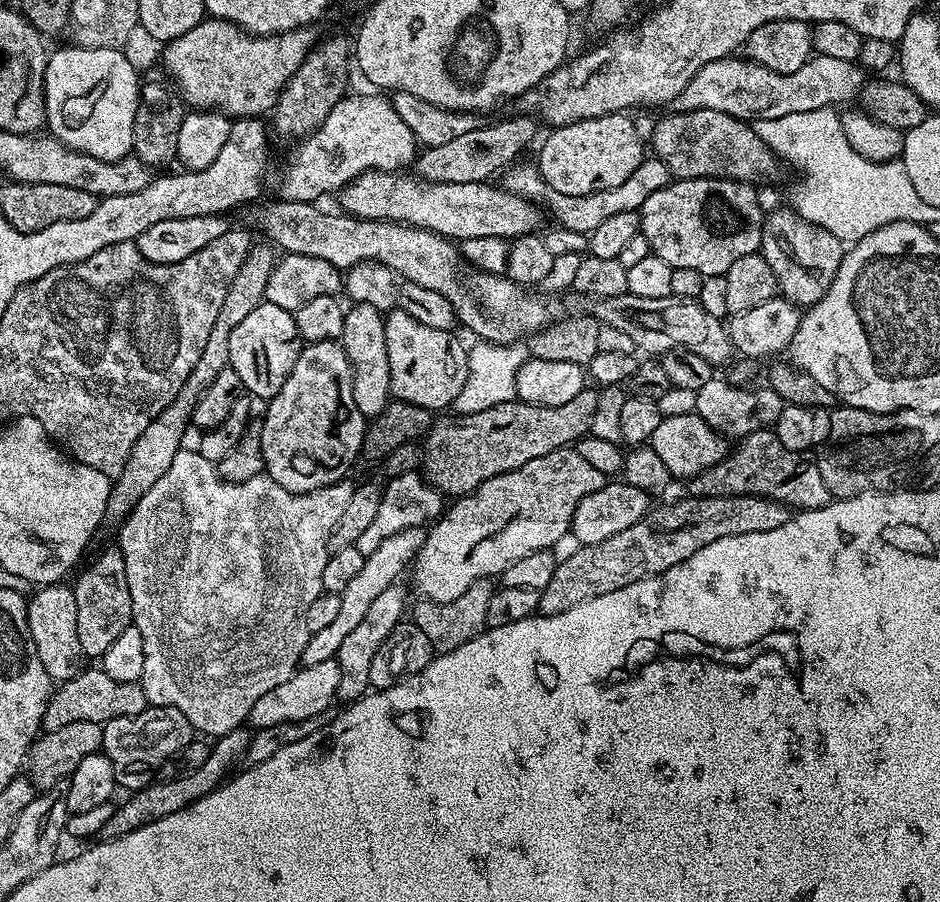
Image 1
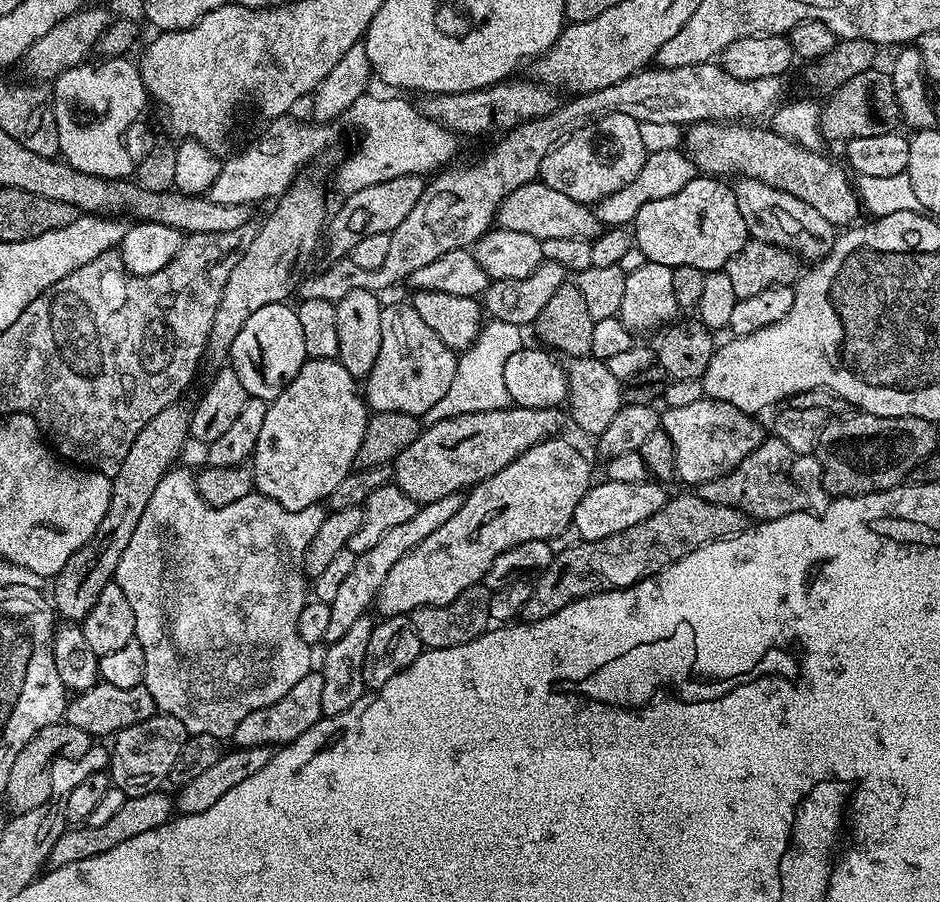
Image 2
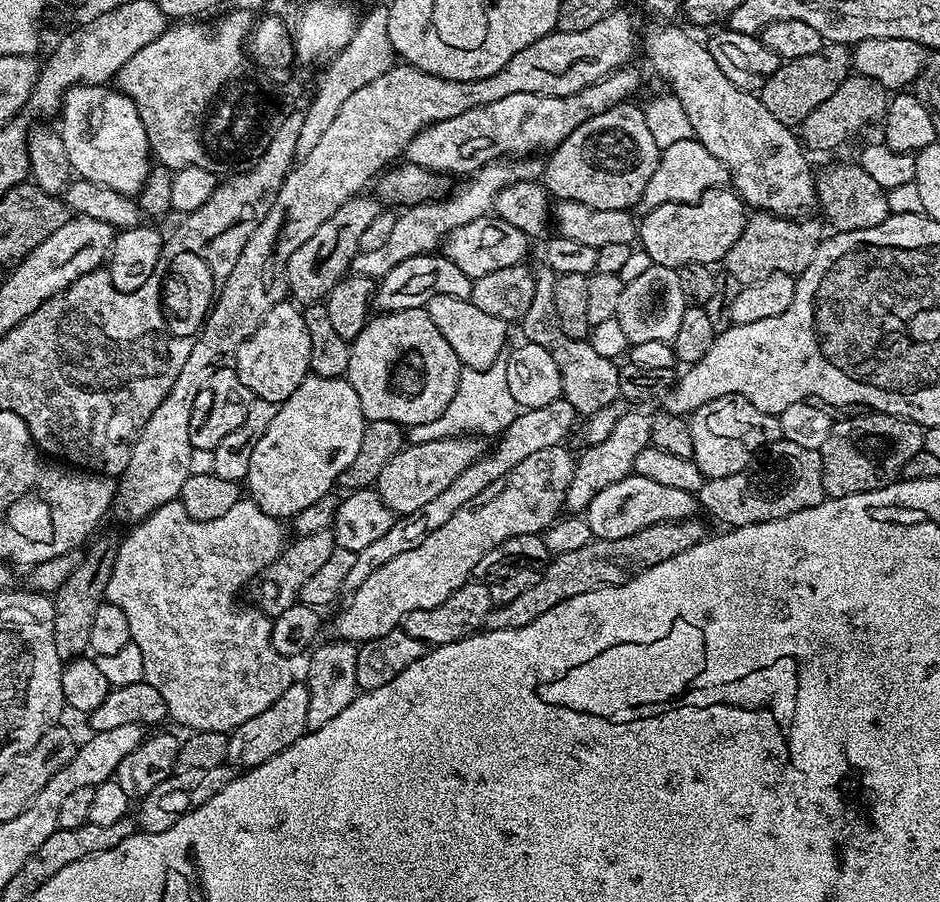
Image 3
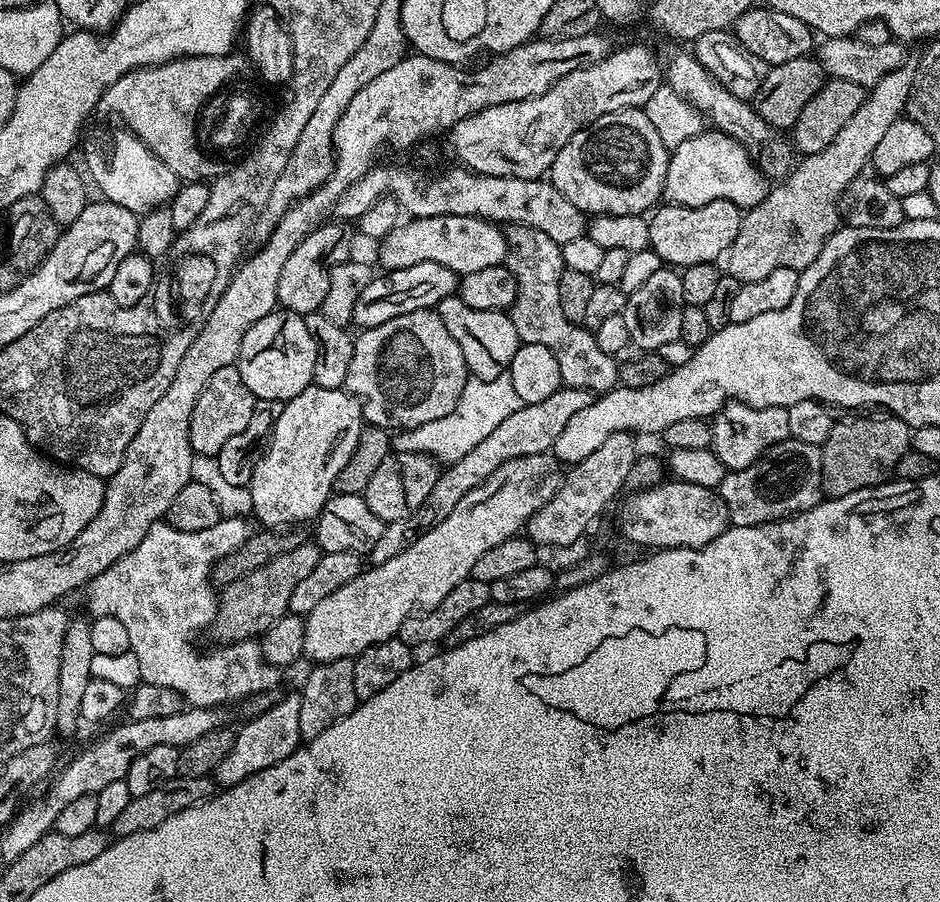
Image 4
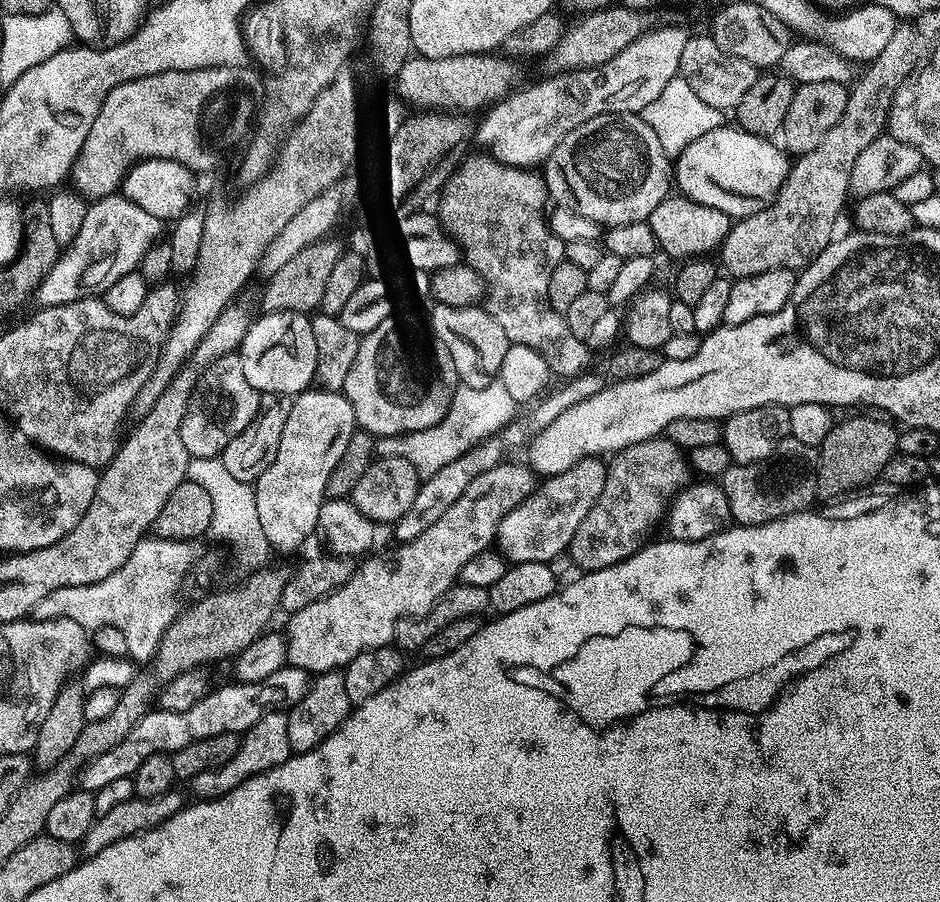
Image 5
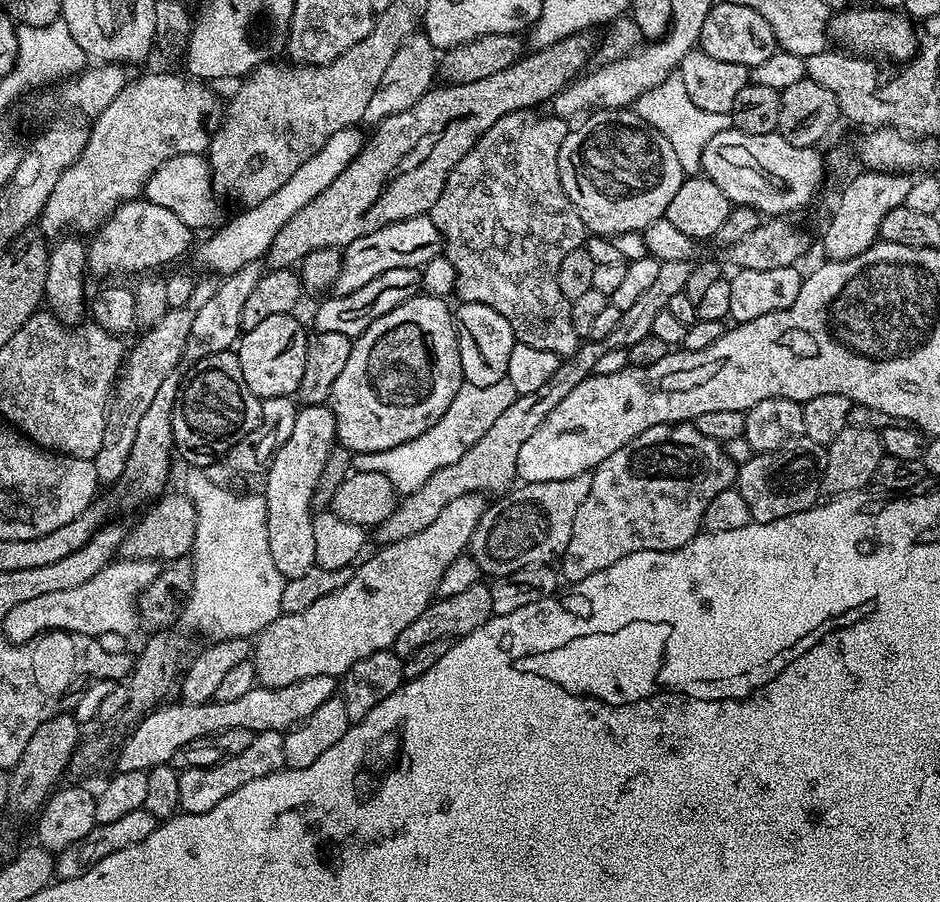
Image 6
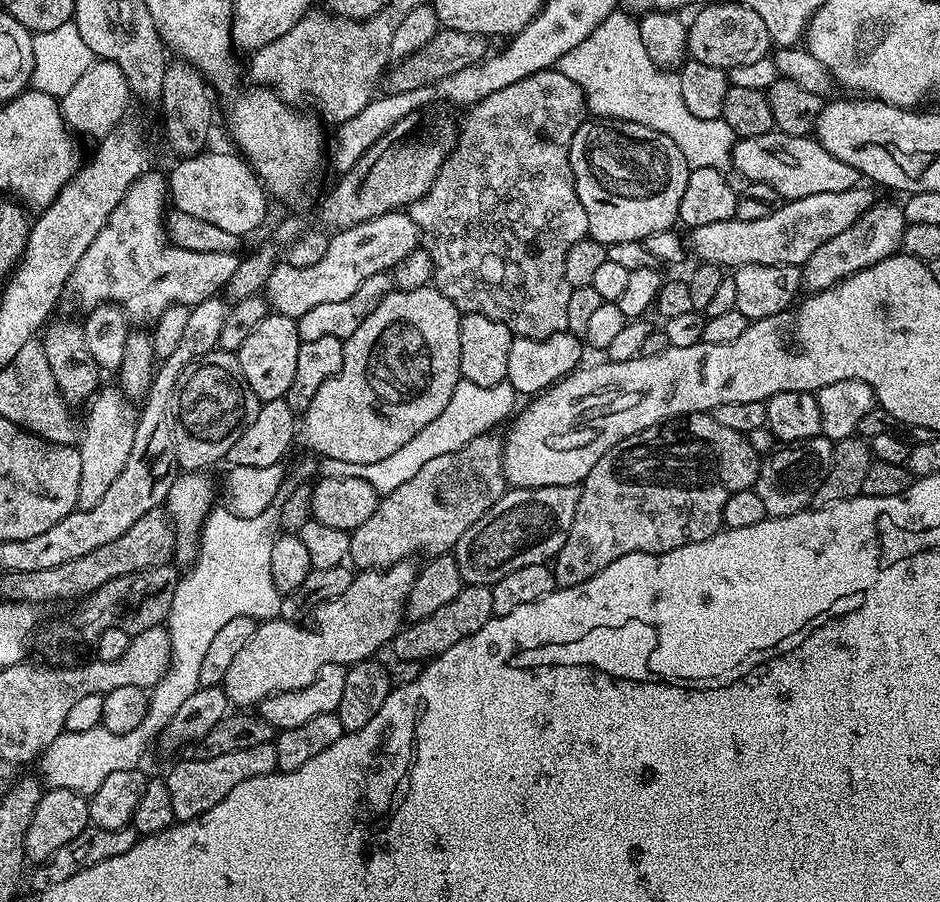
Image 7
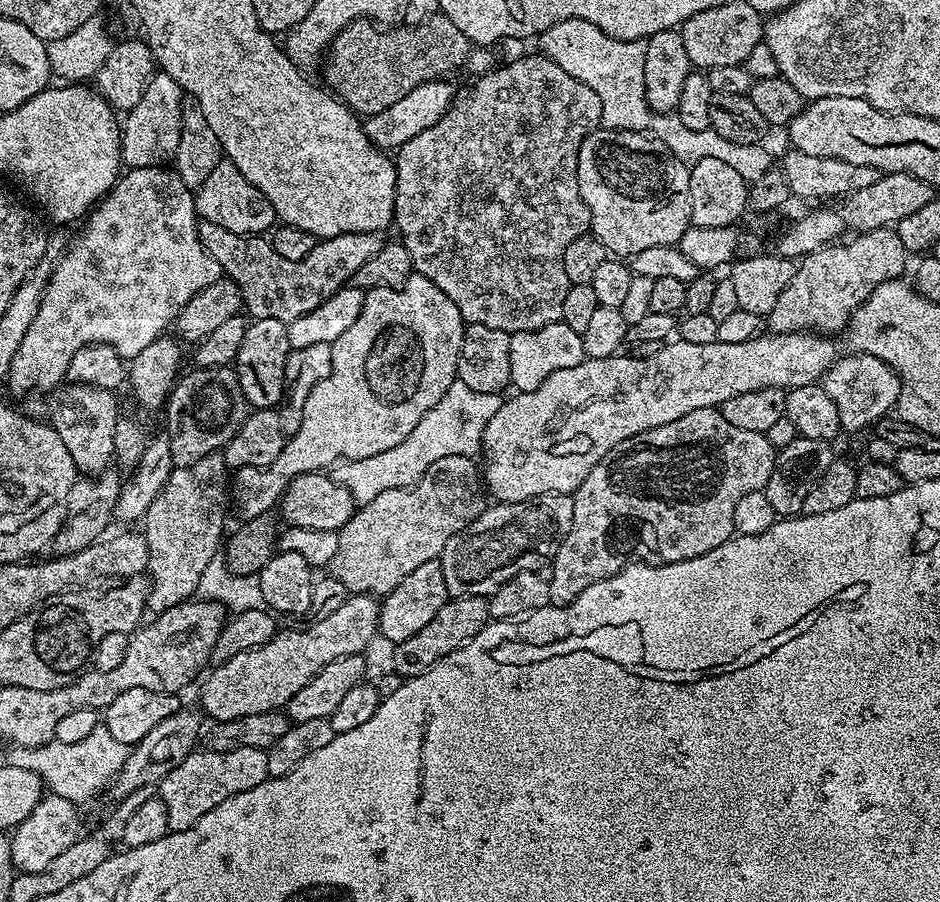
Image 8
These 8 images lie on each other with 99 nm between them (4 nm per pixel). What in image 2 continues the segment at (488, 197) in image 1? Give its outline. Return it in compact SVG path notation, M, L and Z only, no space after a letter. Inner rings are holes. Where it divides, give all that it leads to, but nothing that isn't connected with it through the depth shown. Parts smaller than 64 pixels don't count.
M533 182L526 186L518 186L514 194L510 194L496 211L495 223L506 230L518 230L518 234L534 234L534 238L582 238L595 240L602 231L595 211L582 202L574 202L562 190L554 190L554 186L546 186L543 182Z

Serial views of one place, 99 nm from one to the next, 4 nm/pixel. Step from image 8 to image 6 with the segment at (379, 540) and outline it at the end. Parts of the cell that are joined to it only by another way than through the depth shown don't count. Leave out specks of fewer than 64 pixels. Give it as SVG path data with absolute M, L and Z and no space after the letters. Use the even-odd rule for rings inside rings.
M661 260L658 275L655 276L651 287L643 291L631 307L621 311L614 330L610 330L610 334L606 334L606 338L601 340L589 339L581 343L574 355L561 359L558 370L554 370L554 375L544 385L538 386L538 390L517 396L514 402L510 402L510 406L506 406L504 413L498 417L498 422L494 422L494 426L490 426L490 430L486 430L486 434L482 434L482 438L478 438L478 442L474 442L474 446L470 446L470 450L466 450L466 454L462 454L458 462L450 466L442 466L442 470L426 478L426 482L417 492L407 493L397 503L390 518L386 518L375 529L374 535L380 539L379 543L393 544L402 538L410 538L410 534L418 534L418 530L426 530L426 526L430 526L430 522L434 522L434 518L438 518L438 514L442 514L442 510L446 510L446 506L450 506L454 498L462 498L471 492L503 494L509 491L518 480L516 467L518 450L522 450L522 442L526 442L526 438L530 438L530 434L534 434L534 430L542 426L550 410L558 406L561 398L570 394L570 390L574 390L578 382L593 375L597 361L600 361L602 354L606 354L606 350L619 348L626 350L634 346L634 342L651 336L654 318L658 318L658 314L662 314L667 309L670 298L674 298L674 294L684 290L686 282L690 279L691 269L692 264L687 260L678 262Z

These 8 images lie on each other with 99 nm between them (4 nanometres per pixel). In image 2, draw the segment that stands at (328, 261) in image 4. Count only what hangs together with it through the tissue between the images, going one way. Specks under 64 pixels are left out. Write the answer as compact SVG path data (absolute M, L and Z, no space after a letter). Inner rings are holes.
M402 174L402 178L390 178L390 182L378 182L378 186L366 186L354 194L344 196L340 209L333 216L331 213L322 236L322 245L328 251L327 259L345 259L360 240L372 234L391 234L406 219L406 214L414 210L418 198L422 198L425 183L424 176Z

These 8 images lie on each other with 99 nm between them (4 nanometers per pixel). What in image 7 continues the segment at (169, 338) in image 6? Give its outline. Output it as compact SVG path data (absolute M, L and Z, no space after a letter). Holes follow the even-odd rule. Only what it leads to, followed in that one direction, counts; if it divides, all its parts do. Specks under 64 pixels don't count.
M119 386L101 387L90 407L92 410L88 414L88 426L85 430L83 427L82 439L78 444L82 458L82 482L78 482L77 509L98 506L106 490L110 490L114 478L122 474L122 466L126 466L126 458L130 458L130 446L134 446L138 415L137 409Z

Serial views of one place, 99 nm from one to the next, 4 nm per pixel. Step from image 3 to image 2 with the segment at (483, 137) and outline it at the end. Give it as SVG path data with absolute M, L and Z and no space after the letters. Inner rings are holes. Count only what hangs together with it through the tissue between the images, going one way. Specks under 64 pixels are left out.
M365 94L349 106L346 119L360 131L360 145L345 158L336 172L336 188L349 196L366 186L402 178L402 174L424 176L451 165L456 156L456 133L426 118L415 103L399 100L399 95L372 96Z

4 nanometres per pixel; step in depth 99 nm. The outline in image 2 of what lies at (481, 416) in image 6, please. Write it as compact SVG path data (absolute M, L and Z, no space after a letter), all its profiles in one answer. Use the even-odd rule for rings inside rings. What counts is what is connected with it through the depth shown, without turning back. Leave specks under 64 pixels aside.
M489 319L480 329L480 334L471 347L459 353L454 370L454 382L450 382L450 390L442 394L439 402L434 402L430 410L426 410L422 420L425 425L437 424L446 418L454 418L458 414L478 414L486 410L498 410L509 407L510 401L506 390L506 361L510 354L517 352L525 343L521 325Z

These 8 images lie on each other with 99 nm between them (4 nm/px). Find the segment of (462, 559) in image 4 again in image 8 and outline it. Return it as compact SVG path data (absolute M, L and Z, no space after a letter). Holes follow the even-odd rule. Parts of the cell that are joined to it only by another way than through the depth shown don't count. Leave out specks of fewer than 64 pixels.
M371 594L349 595L348 601L338 606L334 614L326 614L326 618L312 622L309 628L304 628L301 632L277 631L269 644L251 648L242 654L234 654L234 658L230 658L224 664L215 665L204 684L204 689L200 692L199 707L205 713L208 711L213 716L211 719L216 722L242 718L246 714L262 714L283 709L290 702L290 698L294 698L294 694L298 694L298 690L302 690L302 686L306 686L306 682L310 682L310 678L318 674L318 670L330 666L330 662L338 658L361 655L365 651L363 648L372 639L377 639L379 622L380 606L377 597Z

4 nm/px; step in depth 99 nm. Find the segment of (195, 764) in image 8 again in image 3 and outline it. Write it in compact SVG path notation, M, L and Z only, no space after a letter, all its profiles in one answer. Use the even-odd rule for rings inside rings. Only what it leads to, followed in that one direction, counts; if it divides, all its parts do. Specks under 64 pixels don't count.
M293 682L284 691L282 698L278 698L278 702L274 702L274 706L266 706L266 710L262 710L262 714L254 714L254 718L250 718L246 722L242 722L242 726L232 729L228 738L227 763L237 770L262 766L262 762L274 758L274 754L286 750L286 746L298 742L298 738L302 738L304 733L309 731L309 714L308 685L304 682Z

